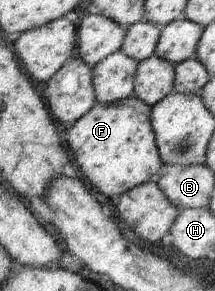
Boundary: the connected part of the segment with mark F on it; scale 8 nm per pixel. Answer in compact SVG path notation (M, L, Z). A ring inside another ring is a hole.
M132 95L116 103L98 102L86 115L67 127L65 145L71 153L75 169L86 175L92 187L106 197L122 195L133 187L153 181L163 166L151 124L152 108Z

